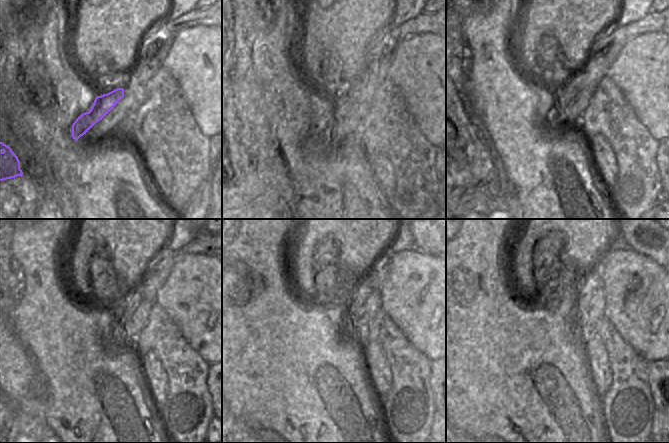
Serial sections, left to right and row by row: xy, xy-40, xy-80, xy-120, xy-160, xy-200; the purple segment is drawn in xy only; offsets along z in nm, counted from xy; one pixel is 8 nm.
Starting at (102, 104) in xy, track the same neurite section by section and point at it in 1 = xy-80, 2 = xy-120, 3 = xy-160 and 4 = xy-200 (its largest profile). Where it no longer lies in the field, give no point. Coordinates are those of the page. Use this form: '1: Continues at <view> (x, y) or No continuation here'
1: Continues at xy-80 (563, 97)
2: Continues at xy-120 (131, 301)
3: Continues at xy-160 (360, 293)
4: Continues at xy-200 (591, 282).

